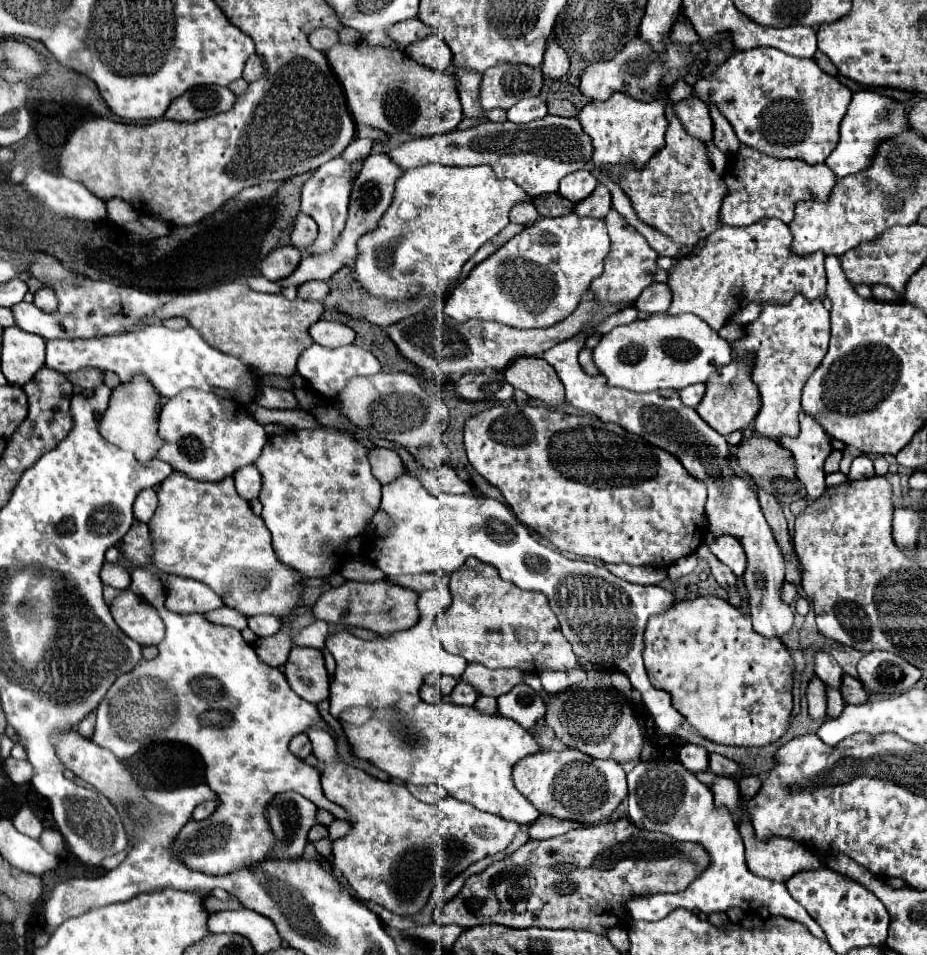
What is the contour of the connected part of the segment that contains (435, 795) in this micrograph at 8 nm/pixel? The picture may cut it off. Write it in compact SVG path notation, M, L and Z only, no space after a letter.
M406 784L406 788L412 792L414 798L426 802L426 804L436 804L440 798L446 796L446 790L442 786L430 784L430 786L414 786L414 784Z

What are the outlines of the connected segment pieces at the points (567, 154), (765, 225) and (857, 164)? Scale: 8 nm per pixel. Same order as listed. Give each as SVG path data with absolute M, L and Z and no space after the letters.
M552 114L526 124L484 122L468 130L412 138L410 142L388 148L386 154L402 170L418 168L430 162L440 162L446 166L488 164L498 178L512 178L530 198L556 192L558 182L570 172L592 168L592 144L590 138L582 132L580 122L576 118L562 118Z
M768 218L764 222L752 224L752 226L742 226L742 228L730 228L730 226L720 226L716 232L712 232L706 238L704 248L696 250L692 258L682 258L680 264L670 270L668 286L672 288L672 306L670 314L694 314L702 318L712 330L720 330L728 320L730 314L738 308L748 306L748 302L790 302L796 294L804 294L808 300L822 298L826 292L826 278L824 278L824 254L816 252L810 256L794 256L788 246L792 242L792 234L788 226L780 220Z
M856 90L852 92L852 102L840 122L840 142L826 158L826 166L836 174L836 178L844 178L848 174L858 174L872 166L872 160L880 148L880 142L898 136L900 132L909 129L906 119L906 109L903 103L872 90Z

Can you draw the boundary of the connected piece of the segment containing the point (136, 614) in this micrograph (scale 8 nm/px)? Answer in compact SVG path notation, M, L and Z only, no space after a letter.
M118 592L110 604L120 630L140 646L156 646L164 640L164 622L156 608L134 592Z

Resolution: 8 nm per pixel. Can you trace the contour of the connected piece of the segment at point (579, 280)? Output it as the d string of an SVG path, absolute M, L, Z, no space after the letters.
M566 214L560 218L538 218L534 224L516 234L500 250L480 262L470 276L448 296L444 312L456 322L470 318L494 320L514 328L548 328L562 322L578 306L590 282L602 274L602 260L608 254L610 238L602 220Z

